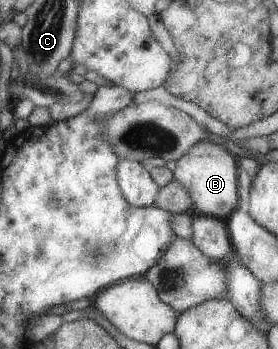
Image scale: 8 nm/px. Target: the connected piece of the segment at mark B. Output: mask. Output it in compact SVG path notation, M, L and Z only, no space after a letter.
M201 140L193 144L176 162L172 179L177 180L187 190L193 206L201 214L225 222L238 208L239 203L237 183L241 169L237 157L231 155L221 145Z

